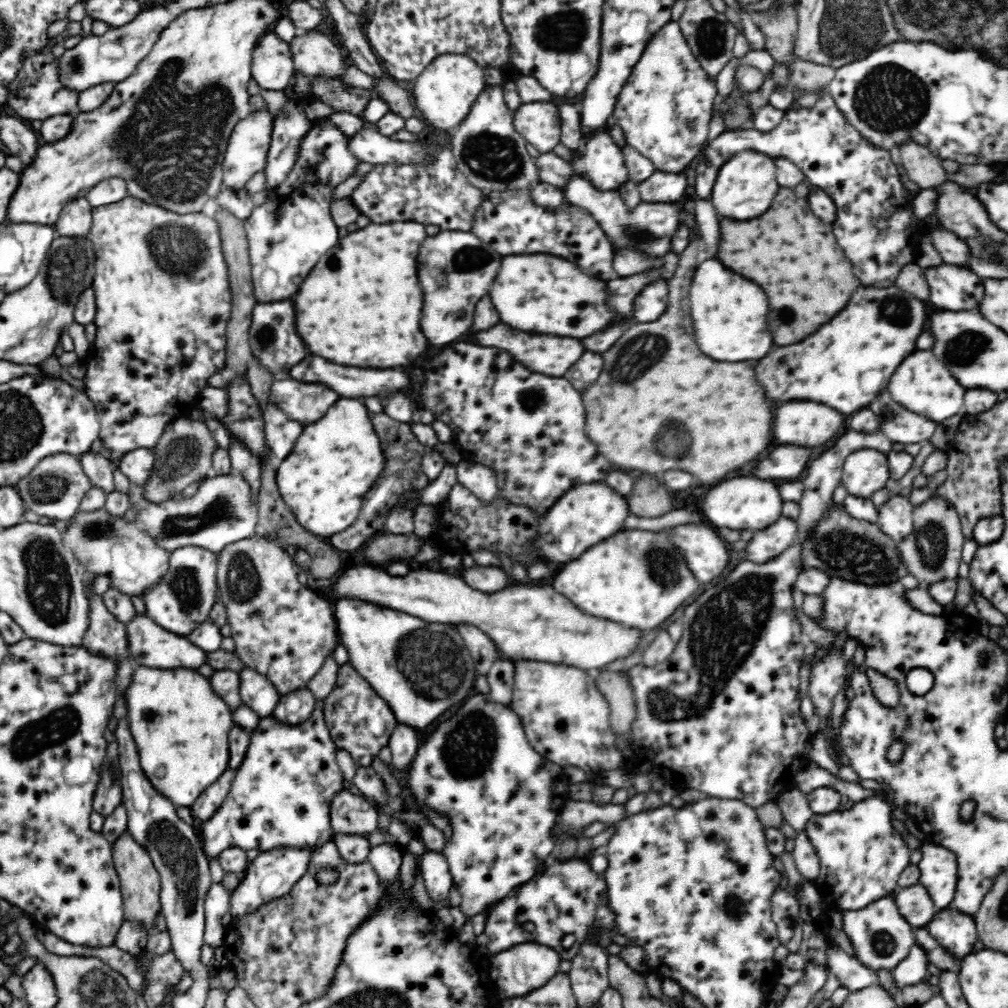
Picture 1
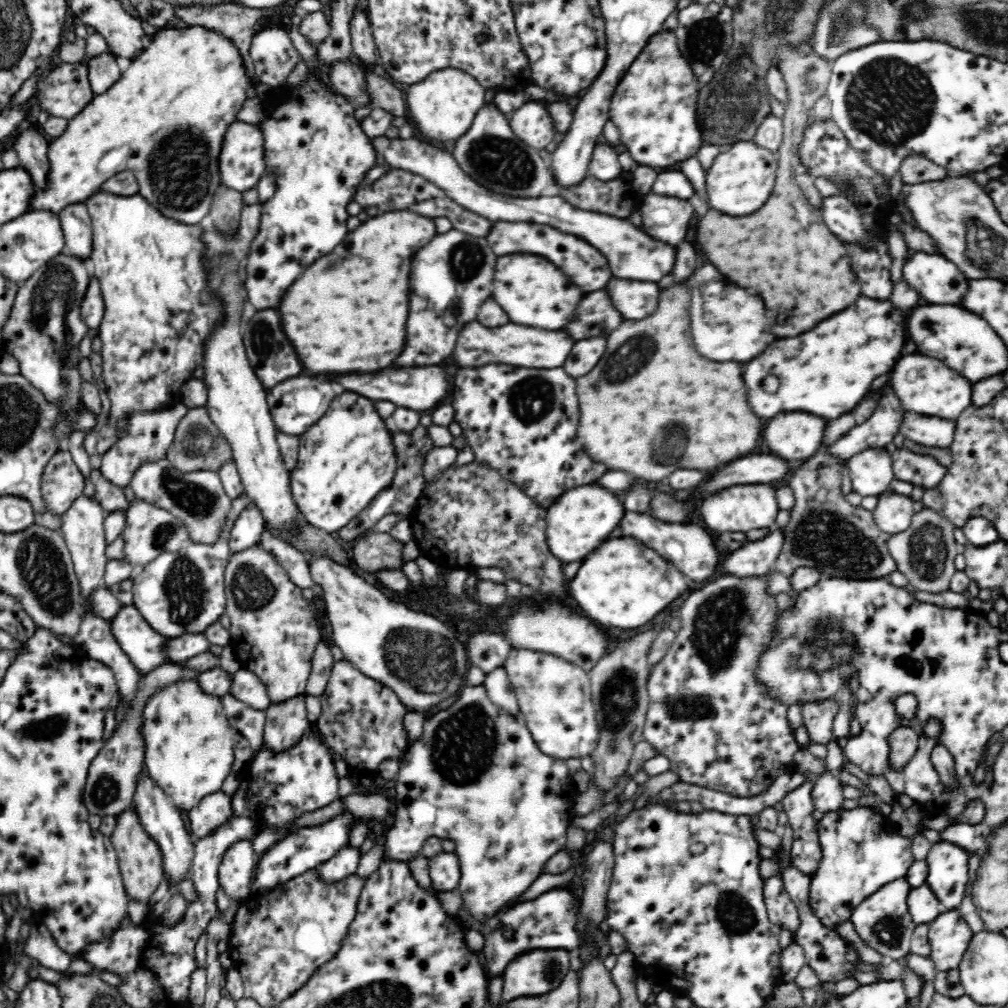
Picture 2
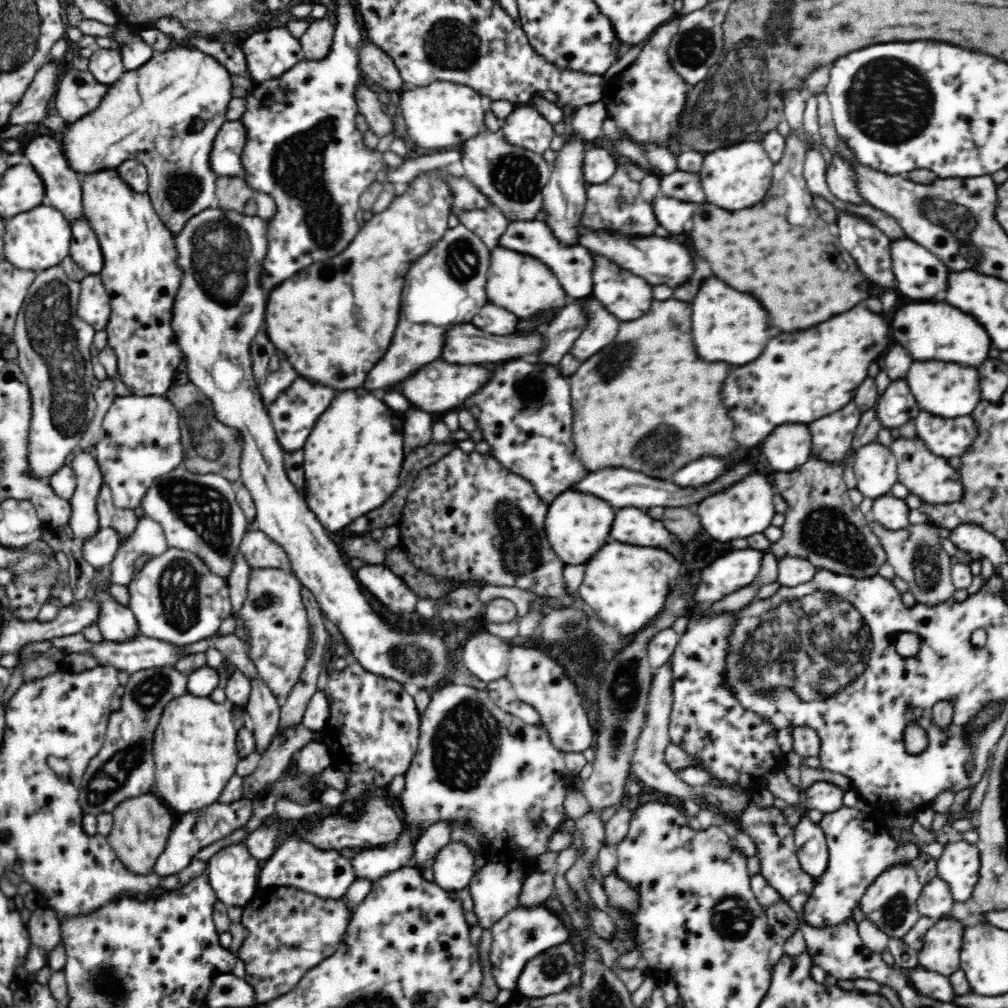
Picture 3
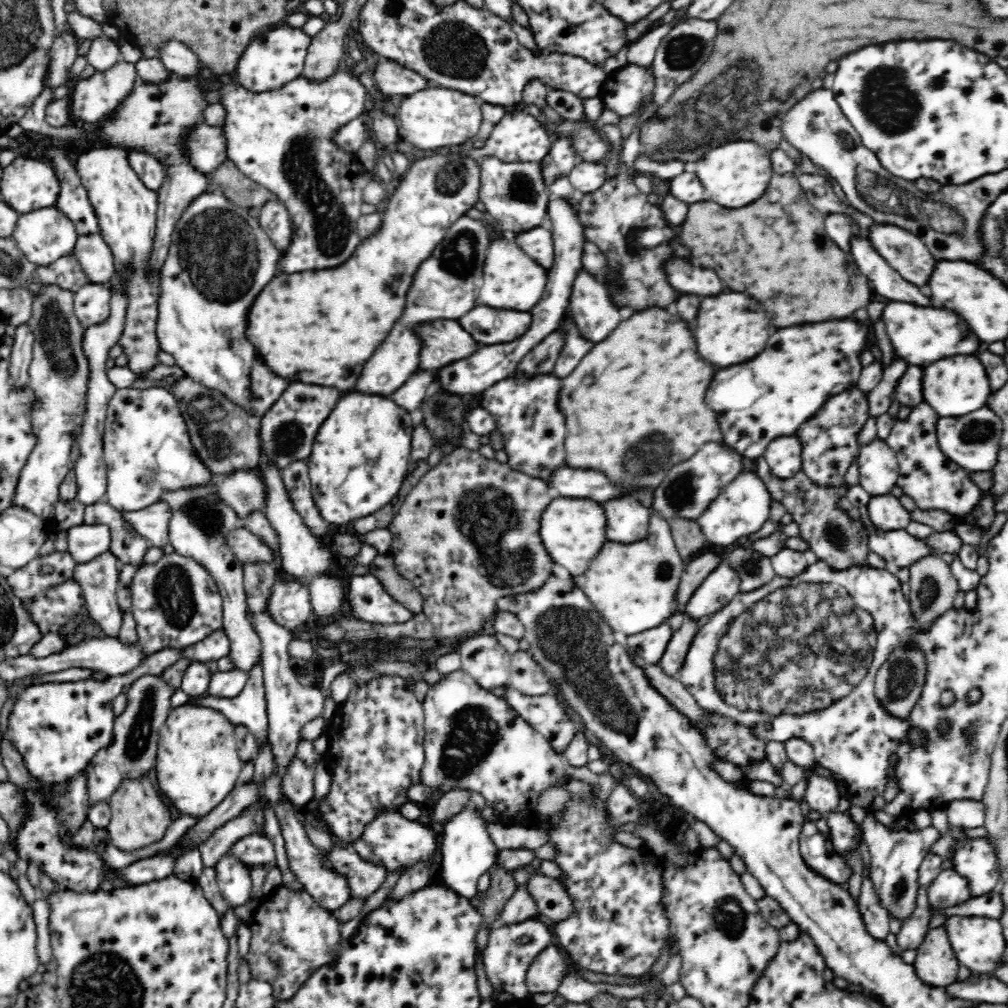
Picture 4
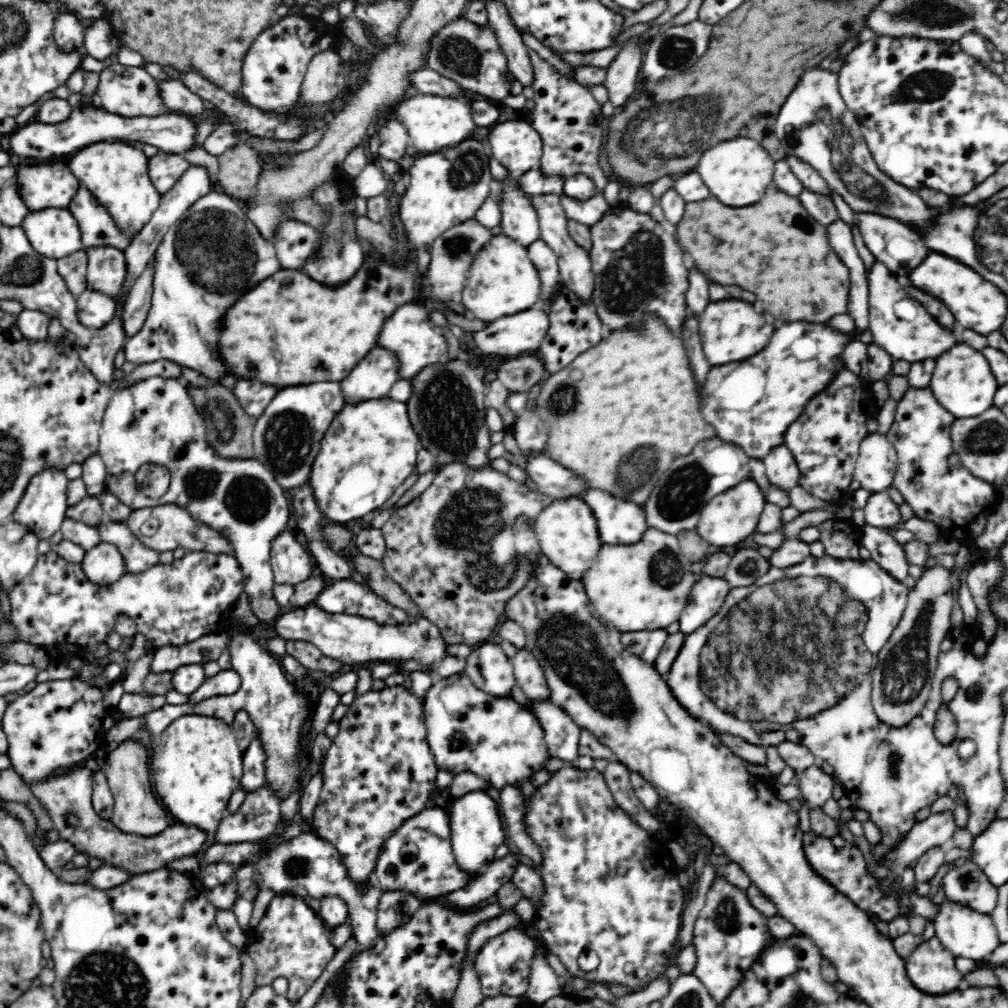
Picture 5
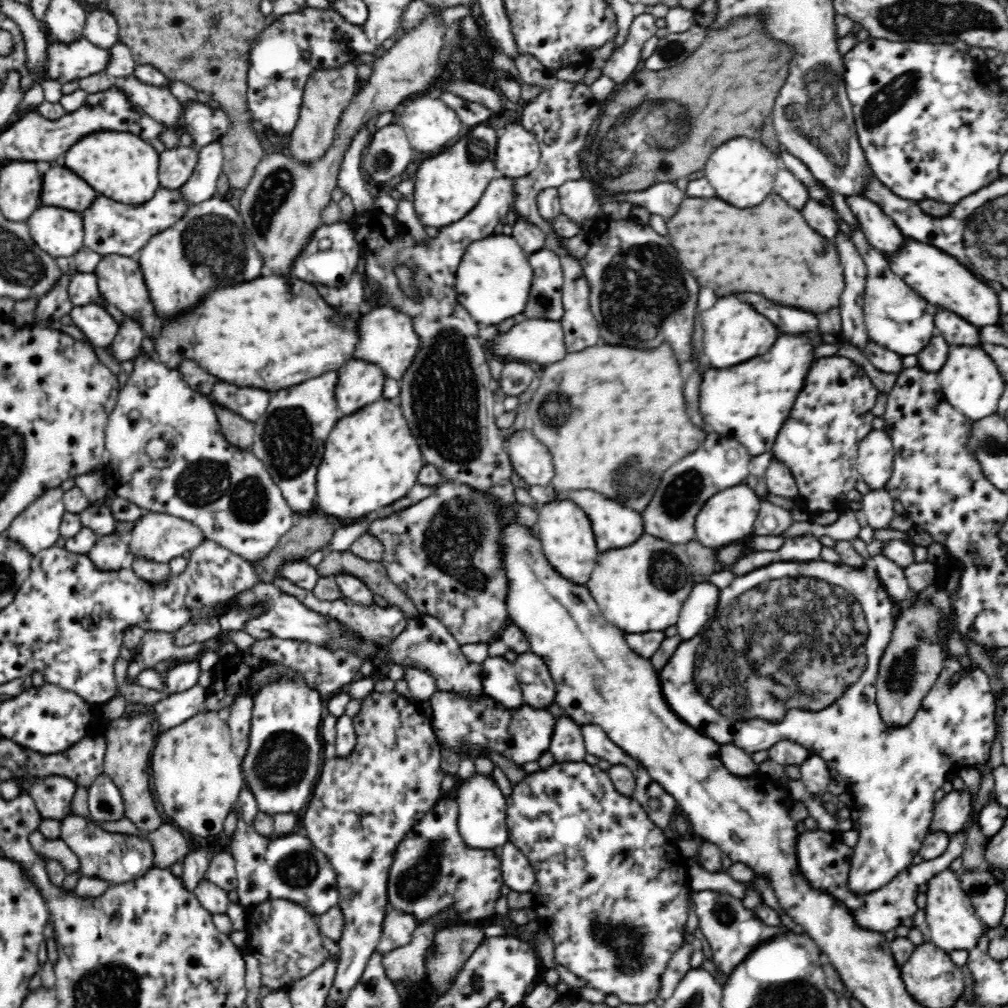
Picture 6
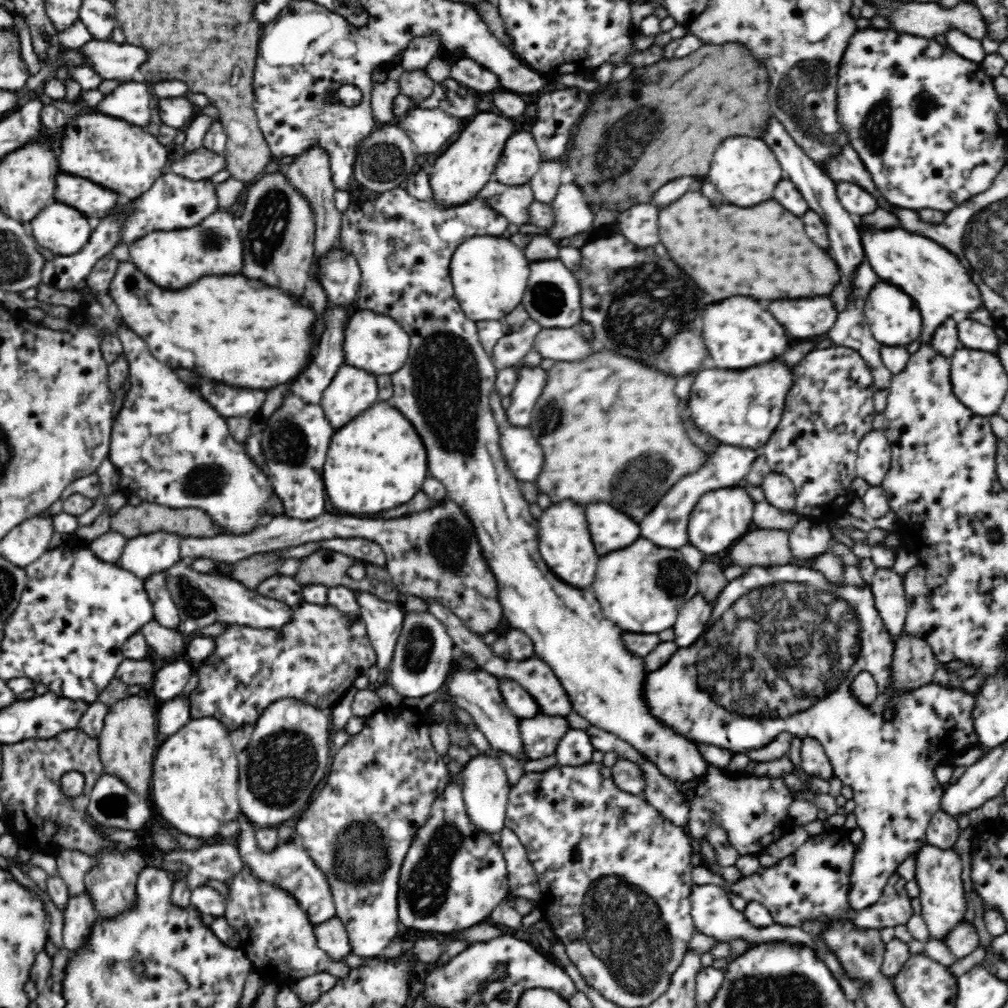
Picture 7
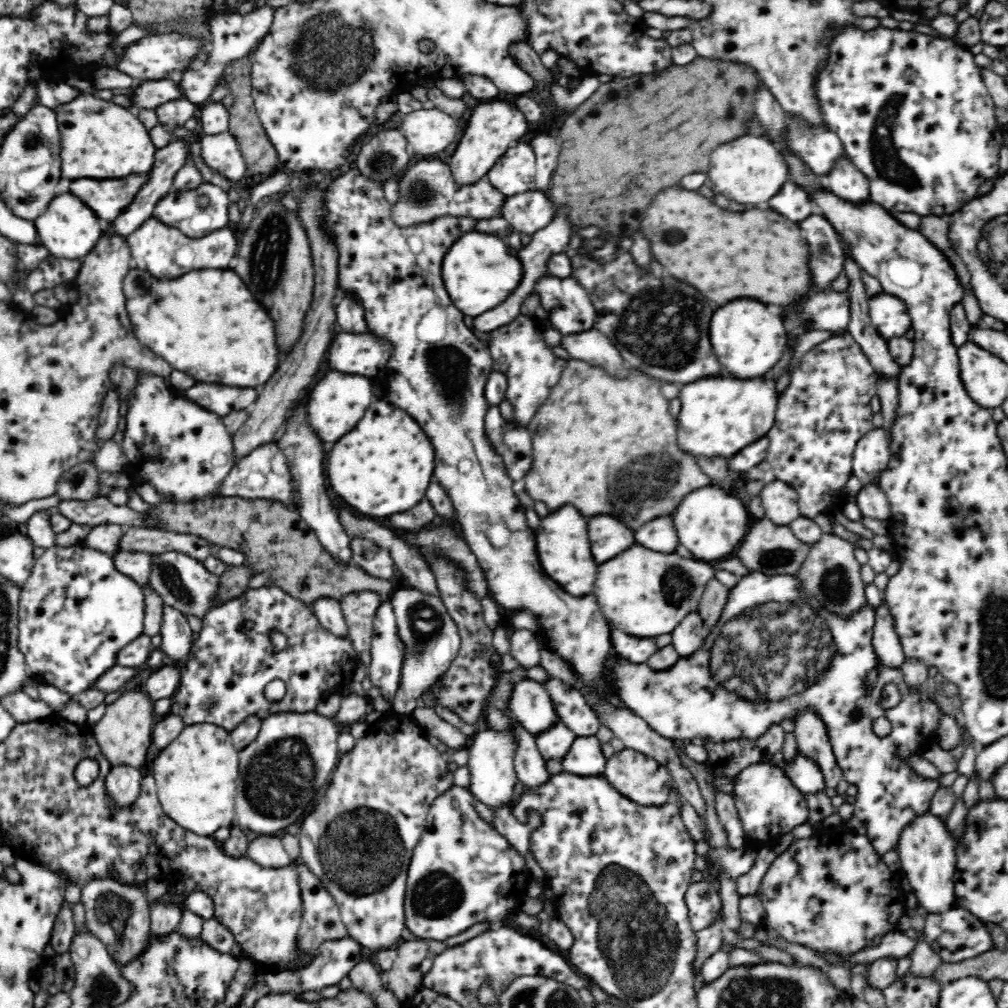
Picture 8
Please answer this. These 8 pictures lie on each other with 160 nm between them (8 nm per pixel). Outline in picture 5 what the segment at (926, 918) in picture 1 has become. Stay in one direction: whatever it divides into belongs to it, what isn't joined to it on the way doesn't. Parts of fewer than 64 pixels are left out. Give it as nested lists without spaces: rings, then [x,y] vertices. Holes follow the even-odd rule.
[[[969,860],[964,866],[952,868],[941,880],[946,900],[970,907],[982,914],[991,914],[996,906],[998,889],[988,881],[984,872]]]

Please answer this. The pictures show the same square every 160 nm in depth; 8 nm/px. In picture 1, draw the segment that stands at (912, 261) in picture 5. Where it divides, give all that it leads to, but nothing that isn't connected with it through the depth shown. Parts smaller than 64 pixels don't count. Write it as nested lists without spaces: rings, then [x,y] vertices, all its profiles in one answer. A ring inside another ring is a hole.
[[[942,263],[938,267],[924,270],[924,276],[930,287],[930,302],[944,310],[978,310],[984,298],[984,279],[968,267]]]

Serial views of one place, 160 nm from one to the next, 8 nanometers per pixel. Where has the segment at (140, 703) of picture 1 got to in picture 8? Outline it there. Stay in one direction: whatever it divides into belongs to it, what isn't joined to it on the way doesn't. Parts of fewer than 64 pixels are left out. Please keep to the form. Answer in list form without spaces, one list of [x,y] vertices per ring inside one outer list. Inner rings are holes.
[[[213,723],[185,726],[178,738],[160,754],[151,757],[148,769],[154,777],[164,813],[183,829],[210,837],[218,828],[236,823],[234,798],[238,754],[234,750],[231,734],[224,728]]]

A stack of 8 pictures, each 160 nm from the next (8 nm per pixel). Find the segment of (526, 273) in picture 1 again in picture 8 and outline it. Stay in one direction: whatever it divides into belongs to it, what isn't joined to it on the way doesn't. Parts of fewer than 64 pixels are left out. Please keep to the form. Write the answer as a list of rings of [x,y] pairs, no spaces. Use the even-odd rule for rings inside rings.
[[[478,230],[464,233],[442,261],[442,278],[452,302],[460,312],[472,318],[504,302],[518,288],[522,277],[522,263],[516,253],[509,251],[504,240]]]

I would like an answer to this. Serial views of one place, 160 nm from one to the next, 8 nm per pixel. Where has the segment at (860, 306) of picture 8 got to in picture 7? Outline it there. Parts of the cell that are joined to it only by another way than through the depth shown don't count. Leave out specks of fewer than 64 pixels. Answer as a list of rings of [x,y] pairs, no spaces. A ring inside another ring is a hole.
[[[772,117],[768,132],[764,136],[763,142],[768,145],[778,159],[781,165],[782,178],[790,178],[796,188],[802,192],[802,196],[806,198],[806,202],[810,204],[810,208],[817,212],[827,226],[830,240],[830,254],[838,263],[843,282],[847,285],[854,278],[854,272],[858,268],[858,264],[864,258],[864,249],[862,245],[862,234],[857,224],[856,217],[851,215],[839,201],[837,195],[837,182],[829,178],[822,169],[820,169],[806,153],[796,145],[796,142],[788,135],[788,132],[783,128],[782,124],[777,122],[777,119]]]

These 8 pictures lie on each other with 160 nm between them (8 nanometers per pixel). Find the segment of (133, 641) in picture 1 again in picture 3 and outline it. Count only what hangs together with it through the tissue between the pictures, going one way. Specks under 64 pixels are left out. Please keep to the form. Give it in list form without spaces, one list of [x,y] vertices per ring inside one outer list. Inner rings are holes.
[[[104,587],[104,596],[100,597],[102,610],[98,618],[98,627],[106,641],[114,644],[126,644],[129,640],[142,635],[138,621],[128,606],[120,605]]]

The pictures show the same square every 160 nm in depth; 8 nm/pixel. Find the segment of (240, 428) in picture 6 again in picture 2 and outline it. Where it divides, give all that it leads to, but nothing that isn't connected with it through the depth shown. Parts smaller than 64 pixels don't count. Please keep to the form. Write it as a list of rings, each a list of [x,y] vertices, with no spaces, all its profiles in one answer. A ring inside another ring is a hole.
[[[206,407],[189,409],[186,416],[178,422],[172,444],[168,446],[165,454],[165,458],[172,463],[172,466],[182,472],[194,472],[196,470],[217,472],[220,466],[224,462],[232,460],[232,457],[229,442],[211,421]]]

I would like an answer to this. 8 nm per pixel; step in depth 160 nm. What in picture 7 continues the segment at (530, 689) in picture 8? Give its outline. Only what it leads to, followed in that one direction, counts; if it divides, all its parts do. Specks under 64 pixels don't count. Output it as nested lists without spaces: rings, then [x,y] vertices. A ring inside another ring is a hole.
[[[505,676],[498,677],[498,689],[500,689],[500,695],[502,695],[506,707],[510,709],[512,717],[516,716],[519,720],[534,718],[534,714],[540,712],[534,697],[515,680]]]

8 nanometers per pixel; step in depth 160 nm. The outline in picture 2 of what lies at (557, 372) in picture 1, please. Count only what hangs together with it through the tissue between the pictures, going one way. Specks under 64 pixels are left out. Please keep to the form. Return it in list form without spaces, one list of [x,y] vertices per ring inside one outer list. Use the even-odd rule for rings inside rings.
[[[470,322],[460,332],[454,350],[454,364],[458,366],[484,366],[486,362],[502,362],[526,368],[560,368],[564,366],[574,340],[566,332],[534,330],[530,326],[504,324],[502,328],[486,328],[478,322]]]

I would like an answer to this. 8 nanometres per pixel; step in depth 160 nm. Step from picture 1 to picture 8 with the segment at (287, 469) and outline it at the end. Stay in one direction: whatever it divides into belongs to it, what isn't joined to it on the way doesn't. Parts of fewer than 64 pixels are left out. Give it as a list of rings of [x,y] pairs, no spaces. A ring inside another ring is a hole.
[[[372,402],[358,422],[356,430],[350,430],[344,438],[340,438],[328,458],[328,480],[332,490],[354,510],[372,516],[390,516],[398,512],[406,512],[416,506],[430,484],[430,476],[434,470],[434,448],[422,428],[400,408],[394,408],[388,402]]]

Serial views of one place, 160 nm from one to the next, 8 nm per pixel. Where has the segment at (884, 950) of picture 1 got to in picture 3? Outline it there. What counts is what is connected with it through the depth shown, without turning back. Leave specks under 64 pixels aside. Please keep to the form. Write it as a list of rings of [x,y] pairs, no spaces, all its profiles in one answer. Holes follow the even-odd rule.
[[[914,865],[894,866],[894,868],[886,870],[884,874],[879,874],[861,898],[859,907],[863,912],[864,919],[869,920],[874,926],[885,932],[888,938],[902,940],[921,917],[916,900],[922,892],[923,884],[918,881],[916,874]]]

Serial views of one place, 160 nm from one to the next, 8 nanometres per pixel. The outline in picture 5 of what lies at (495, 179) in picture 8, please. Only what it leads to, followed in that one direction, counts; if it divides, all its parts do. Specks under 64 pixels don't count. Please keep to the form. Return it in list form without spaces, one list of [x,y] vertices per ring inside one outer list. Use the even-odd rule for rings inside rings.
[[[523,114],[516,120],[494,125],[486,142],[490,154],[510,173],[523,175],[540,166],[542,137]]]

